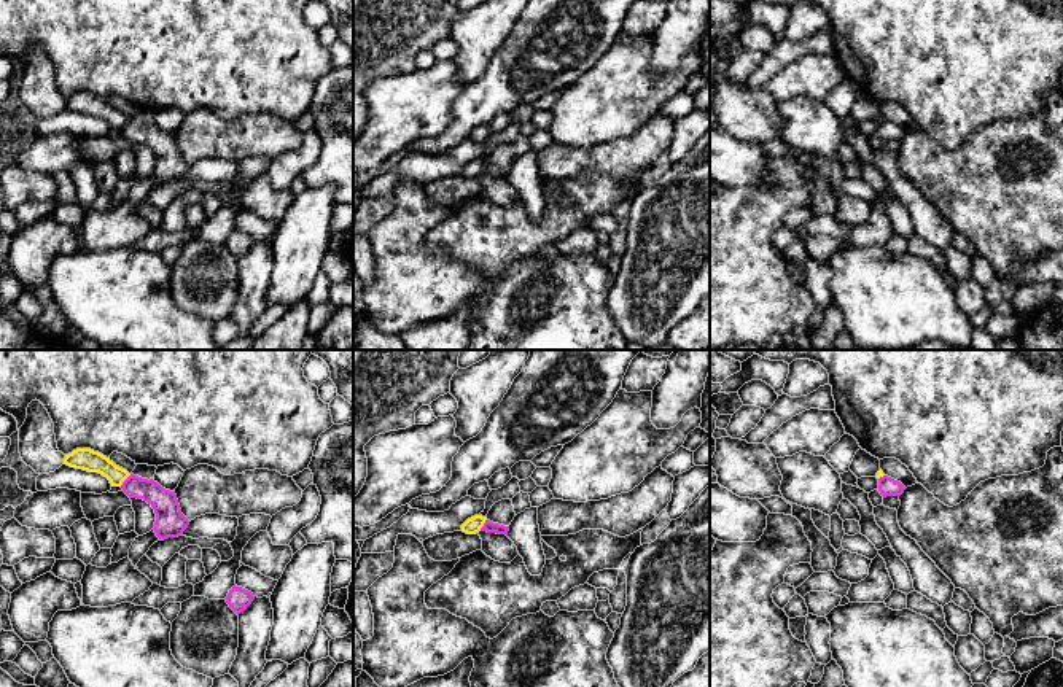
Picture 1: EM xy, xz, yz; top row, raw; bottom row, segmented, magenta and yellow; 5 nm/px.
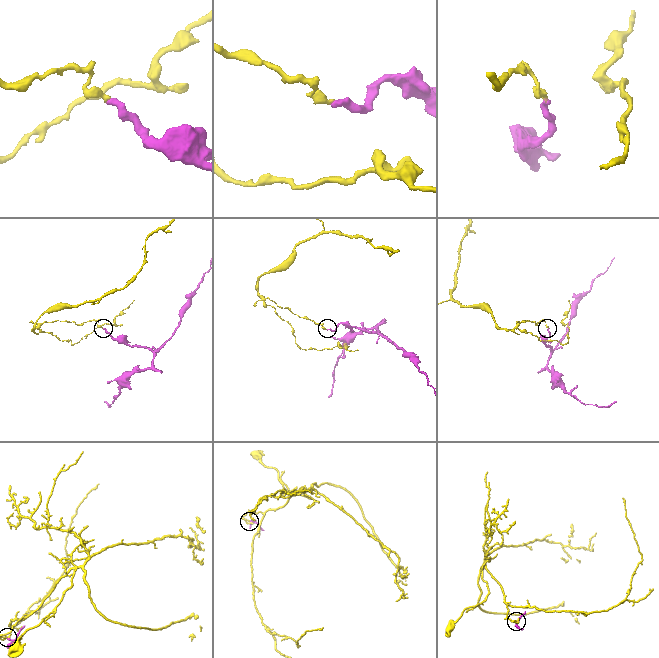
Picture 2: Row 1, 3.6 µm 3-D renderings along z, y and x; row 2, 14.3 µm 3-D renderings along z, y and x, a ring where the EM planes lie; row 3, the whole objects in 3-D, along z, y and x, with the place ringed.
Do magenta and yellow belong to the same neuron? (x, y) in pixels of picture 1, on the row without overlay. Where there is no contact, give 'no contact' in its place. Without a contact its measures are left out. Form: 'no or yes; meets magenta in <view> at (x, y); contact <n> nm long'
no; meets magenta in xy at (124, 124); contact 90 nm long

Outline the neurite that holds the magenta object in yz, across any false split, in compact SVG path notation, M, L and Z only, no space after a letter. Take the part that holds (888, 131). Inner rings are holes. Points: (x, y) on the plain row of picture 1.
M883 119L878 122L878 135L883 142L901 140L904 137L904 134L905 134L905 130L901 126L894 124L888 119Z

